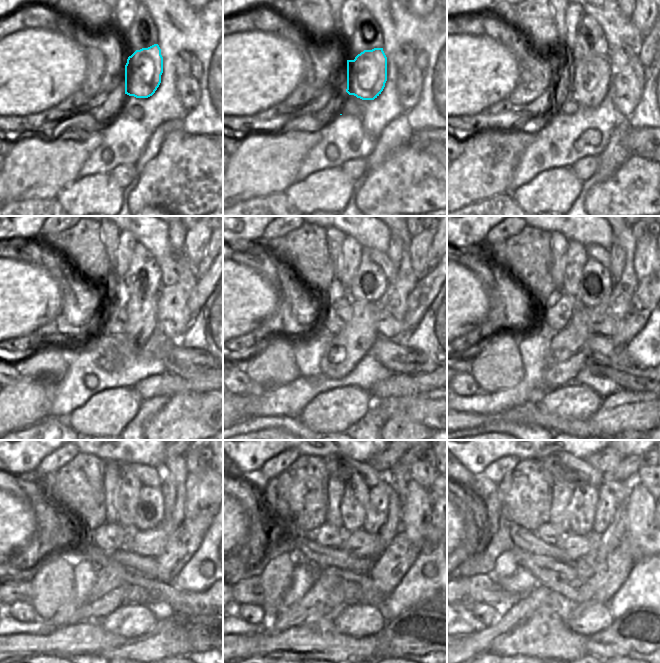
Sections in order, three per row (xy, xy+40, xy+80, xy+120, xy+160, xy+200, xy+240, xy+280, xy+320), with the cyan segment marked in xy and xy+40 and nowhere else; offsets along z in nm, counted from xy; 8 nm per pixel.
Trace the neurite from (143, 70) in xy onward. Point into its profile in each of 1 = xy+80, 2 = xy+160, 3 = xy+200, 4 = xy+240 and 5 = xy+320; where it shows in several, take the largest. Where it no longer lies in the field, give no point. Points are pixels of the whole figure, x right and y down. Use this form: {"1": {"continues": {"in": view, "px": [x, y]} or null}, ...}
{"1": {"continues": {"in": "xy+80", "px": [592, 76]}}, "2": {"continues": {"in": "xy+160", "px": [347, 348]}}, "3": {"continues": {"in": "xy+200", "px": [568, 352]}}, "4": {"continues": {"in": "xy+240", "px": [108, 593]}}, "5": {"continues": {"in": "xy+320", "px": [478, 643]}}}

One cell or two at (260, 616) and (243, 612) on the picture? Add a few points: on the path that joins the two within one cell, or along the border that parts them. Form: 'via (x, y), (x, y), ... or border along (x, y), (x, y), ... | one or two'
via (256, 615), (247, 612) | one

